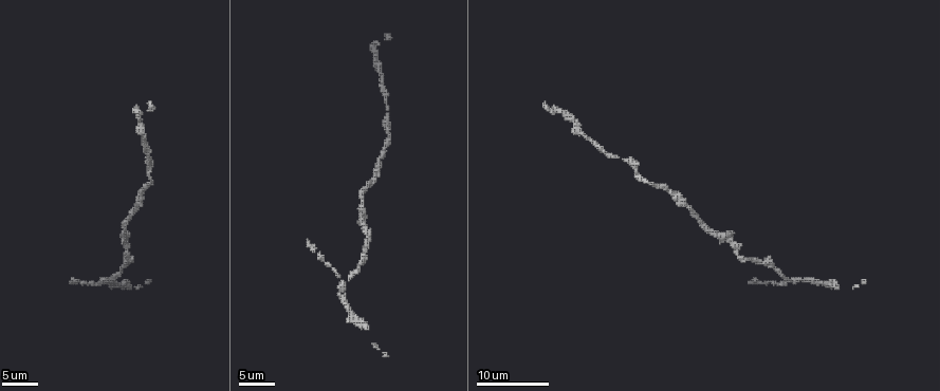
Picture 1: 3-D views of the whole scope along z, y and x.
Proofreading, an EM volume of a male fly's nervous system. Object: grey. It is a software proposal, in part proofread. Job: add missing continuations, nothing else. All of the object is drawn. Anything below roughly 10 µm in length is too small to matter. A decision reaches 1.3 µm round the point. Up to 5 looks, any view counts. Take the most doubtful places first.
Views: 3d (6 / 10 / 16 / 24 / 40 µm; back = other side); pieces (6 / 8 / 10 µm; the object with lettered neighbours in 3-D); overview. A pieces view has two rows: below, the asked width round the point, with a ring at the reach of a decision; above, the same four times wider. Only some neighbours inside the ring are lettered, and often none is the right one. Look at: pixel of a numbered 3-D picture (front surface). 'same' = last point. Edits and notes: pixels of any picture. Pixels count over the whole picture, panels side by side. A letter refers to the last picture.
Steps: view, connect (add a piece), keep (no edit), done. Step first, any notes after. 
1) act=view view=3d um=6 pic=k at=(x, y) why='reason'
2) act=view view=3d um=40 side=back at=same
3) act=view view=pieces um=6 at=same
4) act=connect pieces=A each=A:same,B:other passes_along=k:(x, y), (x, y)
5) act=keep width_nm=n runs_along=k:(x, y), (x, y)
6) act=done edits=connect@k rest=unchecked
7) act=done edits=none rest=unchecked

act=view view=3d um=24 pic=1 at=(70, 282) why='free end'

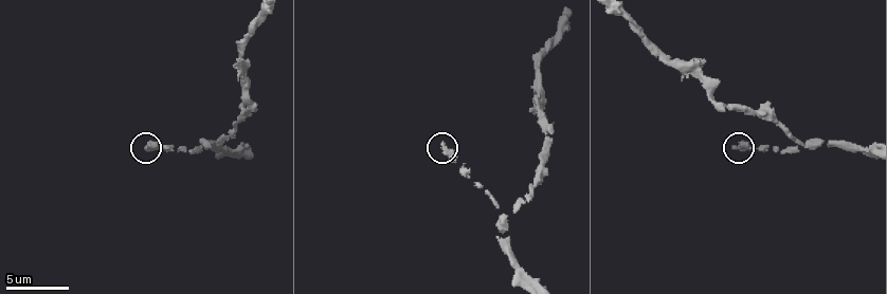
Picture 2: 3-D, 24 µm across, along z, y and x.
act=view view=pieces um=10 pic=2 at=(732, 147)

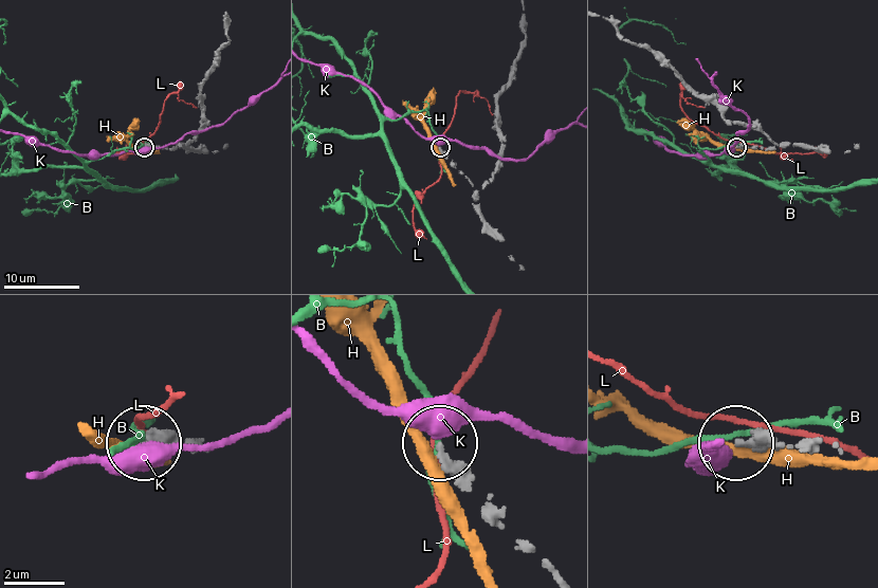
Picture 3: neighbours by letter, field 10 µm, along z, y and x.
act=keep each=B:other,H:other,K:other,L:other runs_along=3:(551, 569), (465, 485), (440, 442) found='no lettered piece goes on from it'

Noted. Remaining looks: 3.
act=view view=3d um=16 pic=1 at=(864, 283) why='free end'

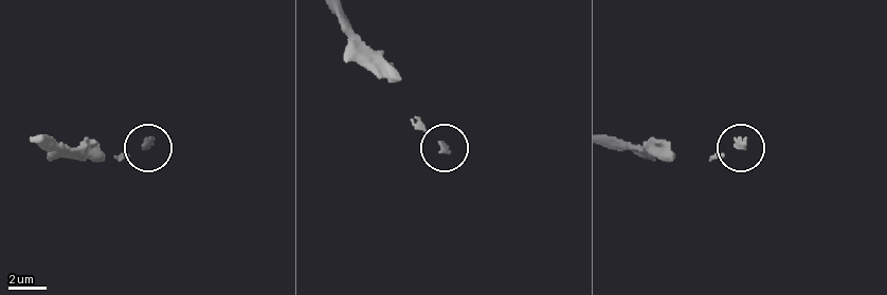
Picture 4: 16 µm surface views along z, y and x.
act=view view=3d um=10 pic=4 at=(742, 140)

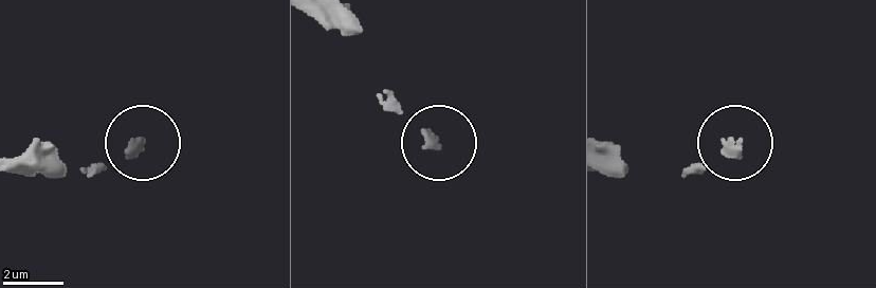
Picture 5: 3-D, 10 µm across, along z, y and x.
act=view view=pieces um=10 pic=5 at=(141, 147) why='what lies round it'

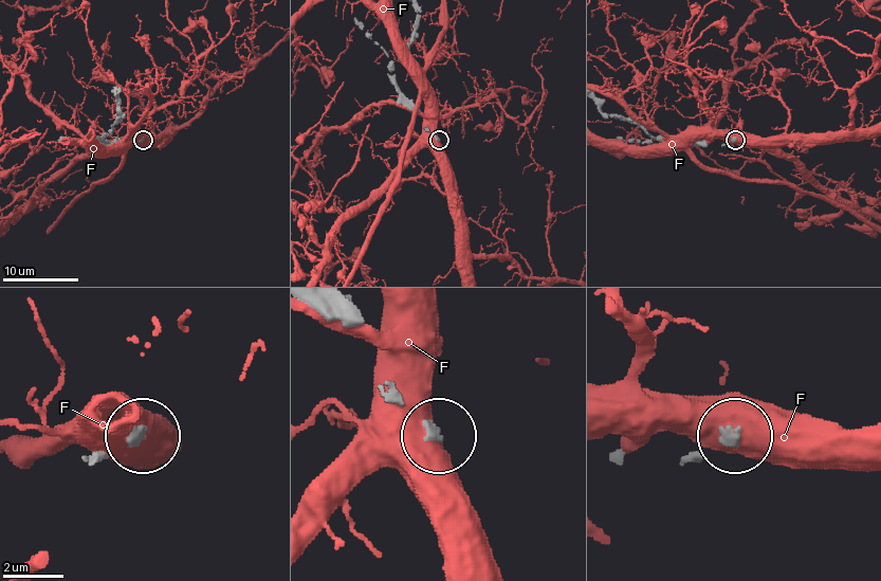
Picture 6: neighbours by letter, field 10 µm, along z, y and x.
act=keep each=F:other runs_along=6:(417, 15), (415, 39), (393, 64), (395, 83), (437, 139) found='no lettered piece goes on from it'

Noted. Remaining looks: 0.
act=done edits=none rest=unchecked

